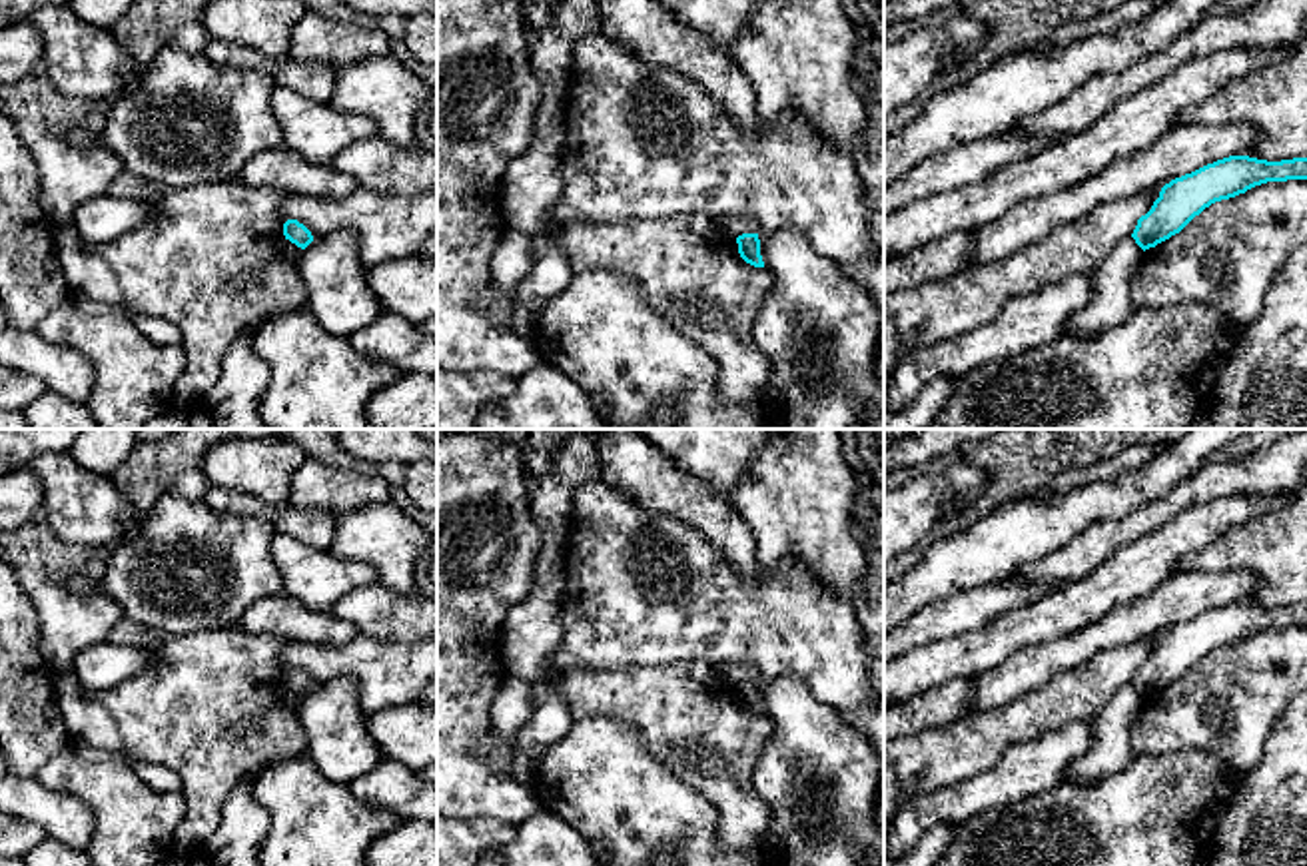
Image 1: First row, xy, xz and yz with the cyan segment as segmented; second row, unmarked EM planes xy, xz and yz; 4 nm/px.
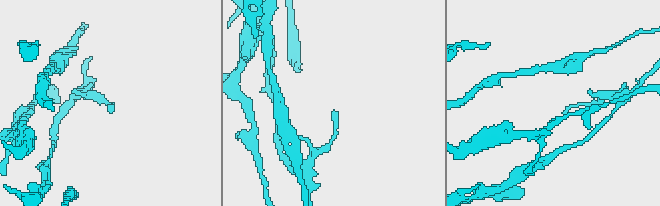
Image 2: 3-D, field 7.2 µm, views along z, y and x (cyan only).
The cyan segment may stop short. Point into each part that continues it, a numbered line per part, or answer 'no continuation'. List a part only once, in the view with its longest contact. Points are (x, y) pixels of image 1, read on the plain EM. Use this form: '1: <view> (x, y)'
no continuation

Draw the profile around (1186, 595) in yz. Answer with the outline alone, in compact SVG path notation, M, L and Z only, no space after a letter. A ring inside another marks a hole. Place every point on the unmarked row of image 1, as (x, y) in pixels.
M1249 569L1177 571L1147 597L1115 607L1097 623L1068 637L1026 647L1004 664L980 674L970 710L1004 706L1046 684L1060 670L1084 666L1101 650L1163 635L1229 603L1247 603L1257 591L1259 579Z

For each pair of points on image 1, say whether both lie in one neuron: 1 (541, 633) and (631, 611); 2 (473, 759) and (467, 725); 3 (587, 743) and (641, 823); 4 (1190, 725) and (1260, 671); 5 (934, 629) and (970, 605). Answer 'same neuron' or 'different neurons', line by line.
1: different neurons
2: same neuron
3: same neuron
4: same neuron
5: same neuron

